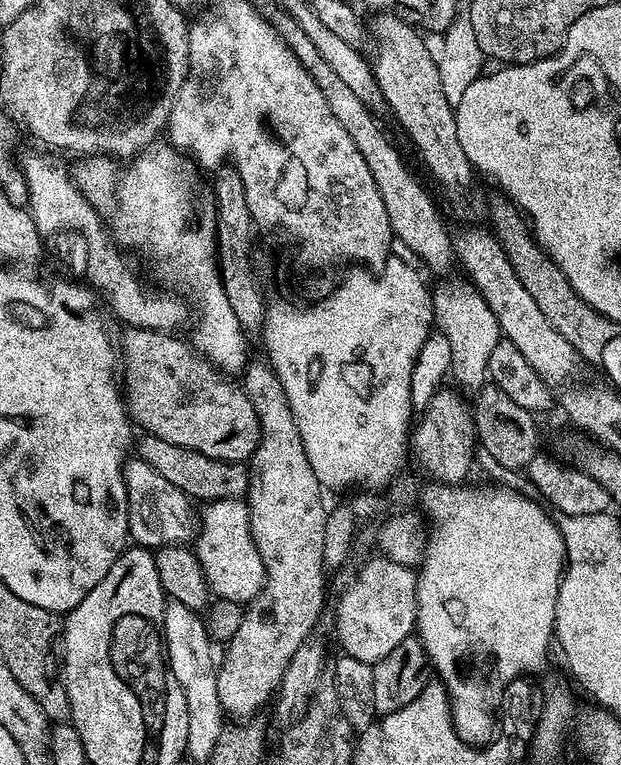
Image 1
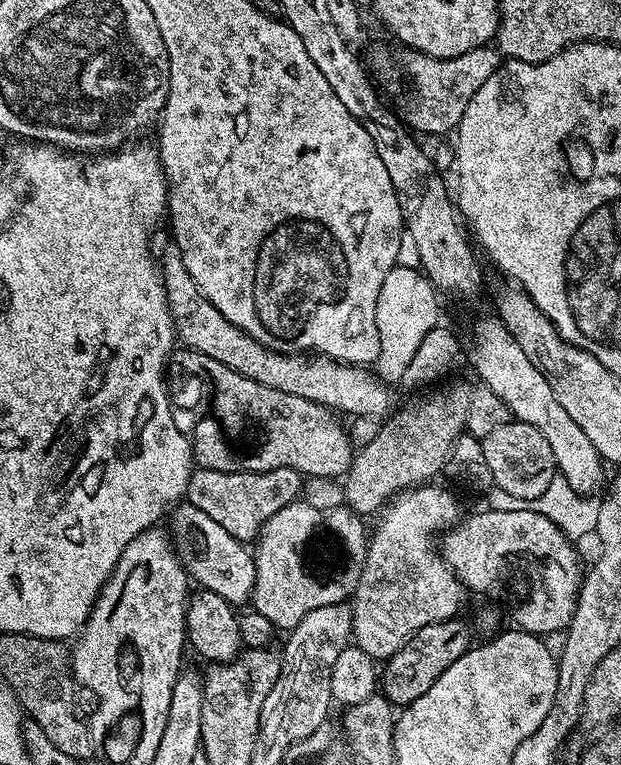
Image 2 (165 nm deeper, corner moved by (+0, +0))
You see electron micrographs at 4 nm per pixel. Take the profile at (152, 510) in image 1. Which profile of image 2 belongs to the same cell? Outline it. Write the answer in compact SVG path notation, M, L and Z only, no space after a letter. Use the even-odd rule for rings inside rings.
M181 502L171 509L170 521L172 520L172 532L170 528L170 536L174 541L175 551L178 553L180 561L183 562L184 568L188 571L189 577L193 581L196 580L201 589L205 592L213 592L218 594L218 598L226 598L226 602L233 606L241 606L240 604L248 604L252 599L252 591L256 585L256 558L251 551L248 552L241 541L235 540L230 534L226 534L226 530L222 530L222 526L218 526L218 522L214 522L214 518L210 518L210 514L202 514L202 510L198 510L198 506L187 502Z

